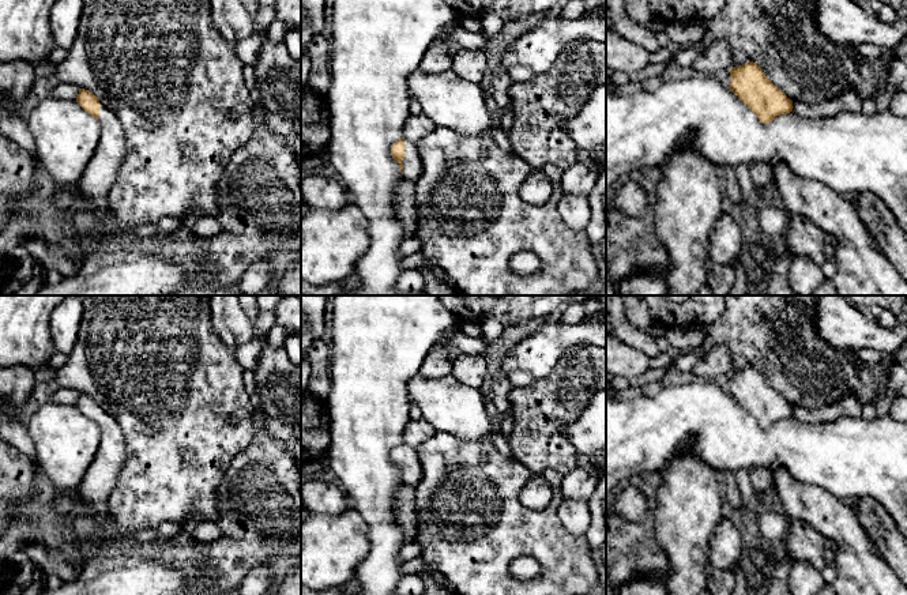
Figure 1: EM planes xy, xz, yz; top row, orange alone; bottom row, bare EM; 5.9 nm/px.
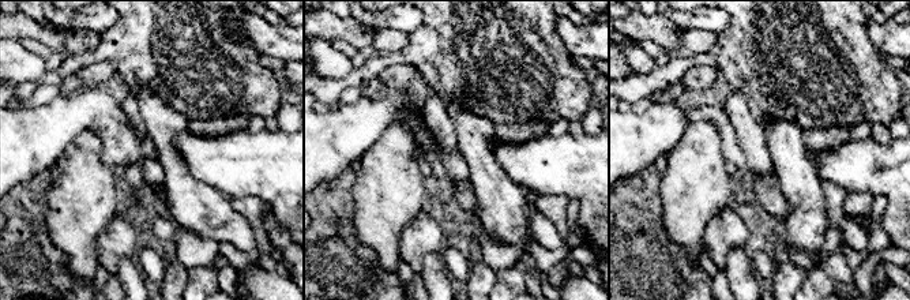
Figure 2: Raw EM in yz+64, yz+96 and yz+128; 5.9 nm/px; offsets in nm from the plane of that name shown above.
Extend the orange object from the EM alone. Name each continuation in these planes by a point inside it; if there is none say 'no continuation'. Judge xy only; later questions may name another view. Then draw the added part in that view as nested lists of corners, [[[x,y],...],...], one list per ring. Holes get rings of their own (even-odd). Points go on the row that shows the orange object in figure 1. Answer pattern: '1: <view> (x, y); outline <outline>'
1: xy (102, 169); outline [[[99,102],[98,124],[101,135],[97,150],[79,181],[79,187],[83,196],[95,206],[95,211],[105,216],[112,233],[136,242],[128,234],[128,225],[110,211],[106,200],[128,152],[125,133],[120,120],[102,102]]]

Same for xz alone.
1: xz (411, 162); outline [[[404,139],[403,177],[407,181],[417,181],[422,174],[422,161],[417,144]]]

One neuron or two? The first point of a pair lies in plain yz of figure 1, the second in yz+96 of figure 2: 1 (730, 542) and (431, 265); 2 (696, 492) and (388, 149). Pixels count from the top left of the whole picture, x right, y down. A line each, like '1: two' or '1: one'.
1: two
2: one

